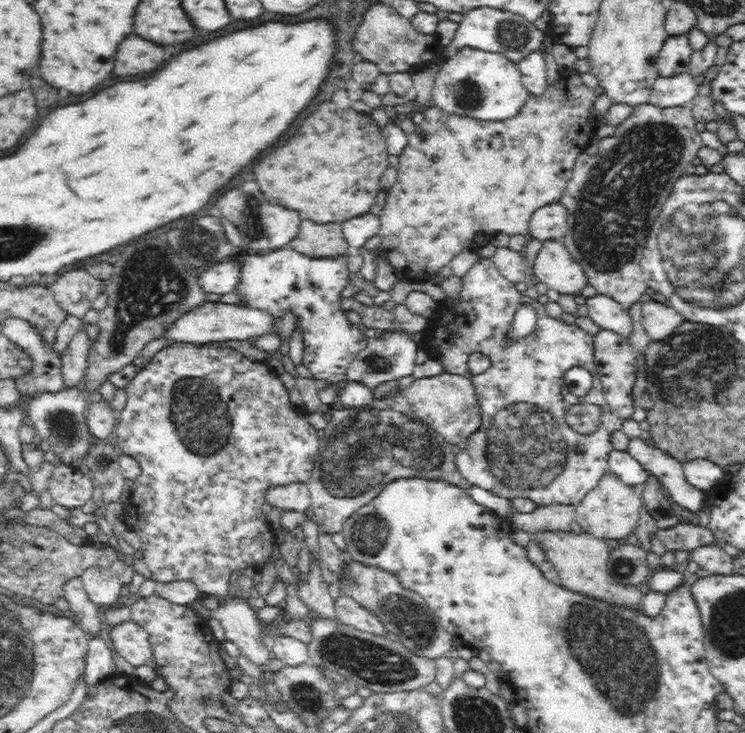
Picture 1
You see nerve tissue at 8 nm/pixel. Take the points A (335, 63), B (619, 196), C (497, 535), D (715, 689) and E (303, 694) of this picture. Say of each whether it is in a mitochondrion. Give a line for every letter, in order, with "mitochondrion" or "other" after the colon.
A: other
B: mitochondrion
C: other
D: other
E: mitochondrion

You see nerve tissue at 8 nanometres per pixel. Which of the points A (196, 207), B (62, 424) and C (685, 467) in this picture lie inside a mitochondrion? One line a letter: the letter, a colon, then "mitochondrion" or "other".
A: other
B: mitochondrion
C: other

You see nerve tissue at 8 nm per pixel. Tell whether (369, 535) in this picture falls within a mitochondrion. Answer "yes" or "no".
yes

